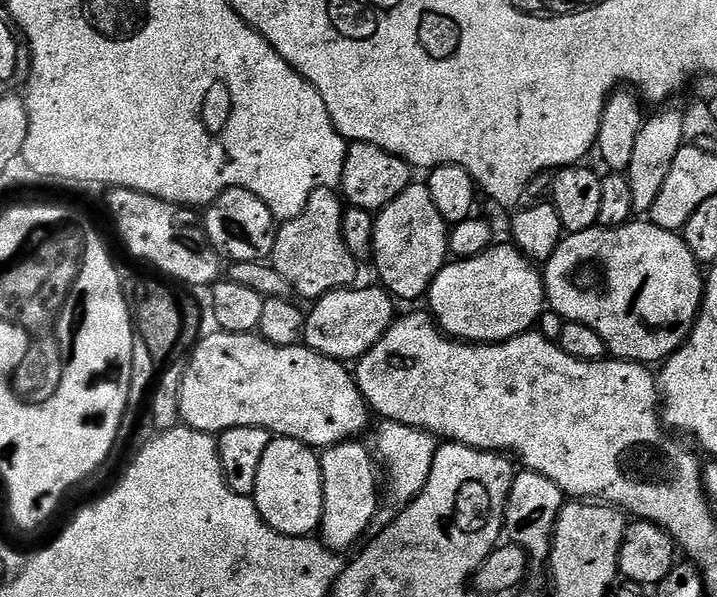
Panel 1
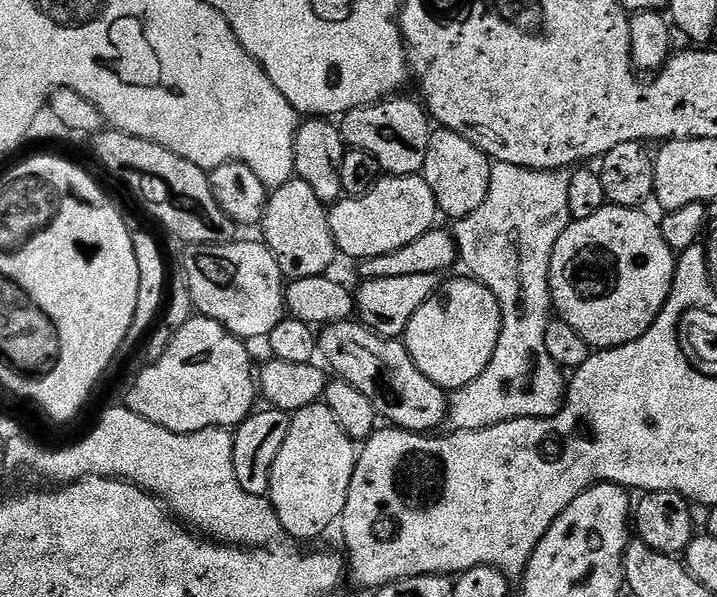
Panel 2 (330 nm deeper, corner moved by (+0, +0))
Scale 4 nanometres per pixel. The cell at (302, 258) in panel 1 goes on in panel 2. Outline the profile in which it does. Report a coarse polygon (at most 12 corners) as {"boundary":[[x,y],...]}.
{"boundary":[[299,178],[271,189],[262,240],[289,281],[338,257],[329,209]]}

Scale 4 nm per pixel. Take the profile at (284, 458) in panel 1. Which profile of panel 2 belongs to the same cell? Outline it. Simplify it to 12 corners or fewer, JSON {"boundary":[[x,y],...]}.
{"boundary":[[323,402],[293,412],[267,497],[316,540],[344,515],[358,448]]}

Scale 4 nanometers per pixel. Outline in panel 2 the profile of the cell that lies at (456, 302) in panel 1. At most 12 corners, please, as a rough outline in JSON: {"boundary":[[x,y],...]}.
{"boundary":[[478,280],[441,283],[402,337],[440,388],[492,363],[500,303]]}

